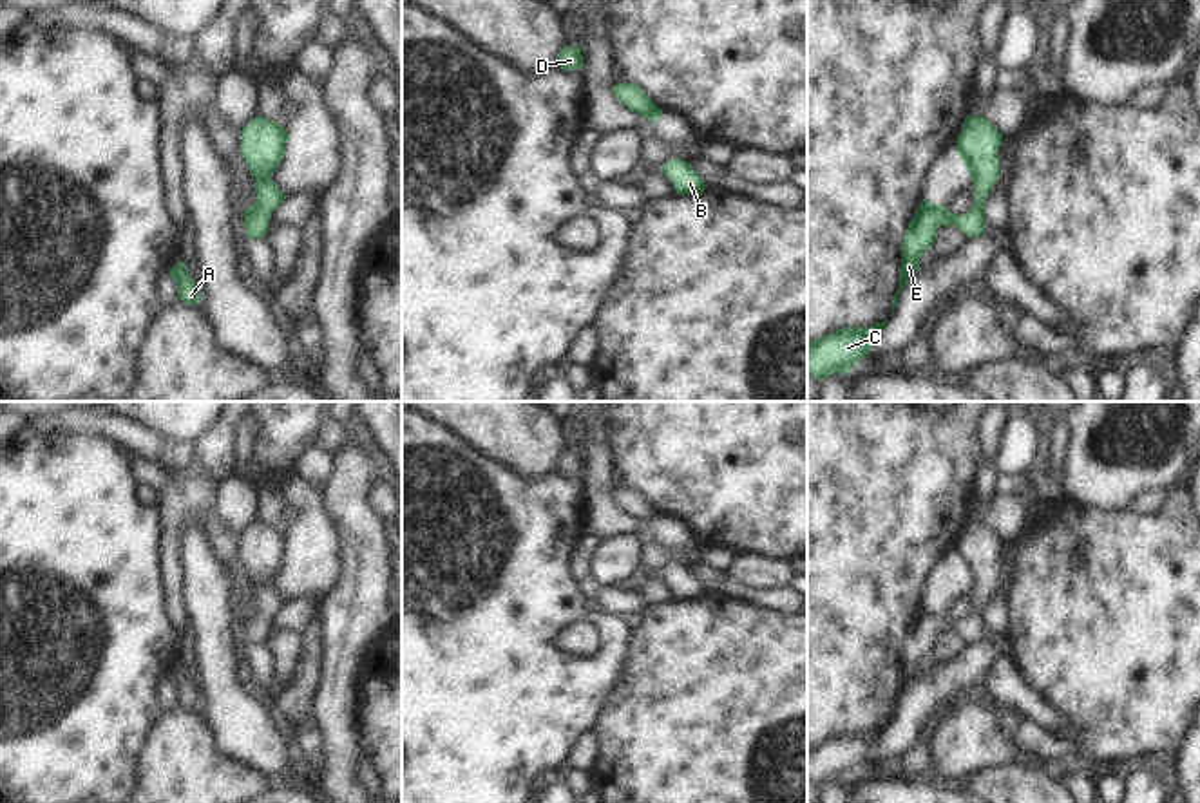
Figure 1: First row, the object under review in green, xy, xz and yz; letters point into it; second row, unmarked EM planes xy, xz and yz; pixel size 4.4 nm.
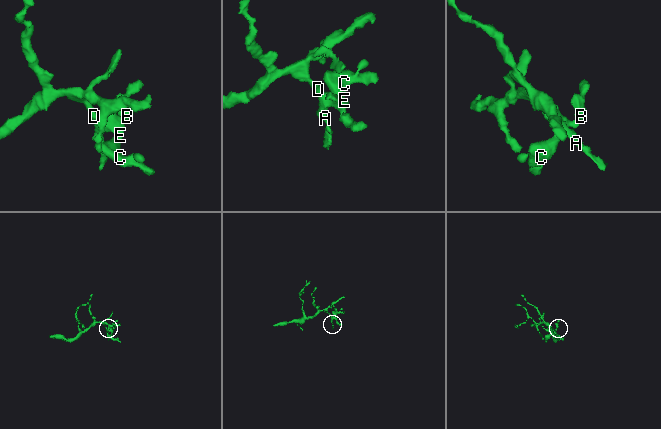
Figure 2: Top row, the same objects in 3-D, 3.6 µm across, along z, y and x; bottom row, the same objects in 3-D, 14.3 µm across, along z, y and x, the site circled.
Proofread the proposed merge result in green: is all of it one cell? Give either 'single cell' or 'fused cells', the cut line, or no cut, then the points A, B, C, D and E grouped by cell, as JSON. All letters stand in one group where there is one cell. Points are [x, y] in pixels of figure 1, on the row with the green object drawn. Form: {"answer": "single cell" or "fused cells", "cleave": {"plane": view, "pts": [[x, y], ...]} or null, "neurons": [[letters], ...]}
{"answer": "single cell", "cleave": null, "neurons": [["A", "B", "C", "D", "E"]]}

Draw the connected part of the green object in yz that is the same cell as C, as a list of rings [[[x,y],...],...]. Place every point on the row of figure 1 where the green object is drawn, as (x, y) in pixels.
[[[887,322],[872,327],[843,327],[807,344],[807,376],[825,380],[834,373],[849,374],[851,367],[867,358]]]

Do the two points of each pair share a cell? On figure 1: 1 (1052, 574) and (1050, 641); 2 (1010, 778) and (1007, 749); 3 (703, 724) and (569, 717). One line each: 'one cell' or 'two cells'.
1: one cell
2: two cells
3: two cells

